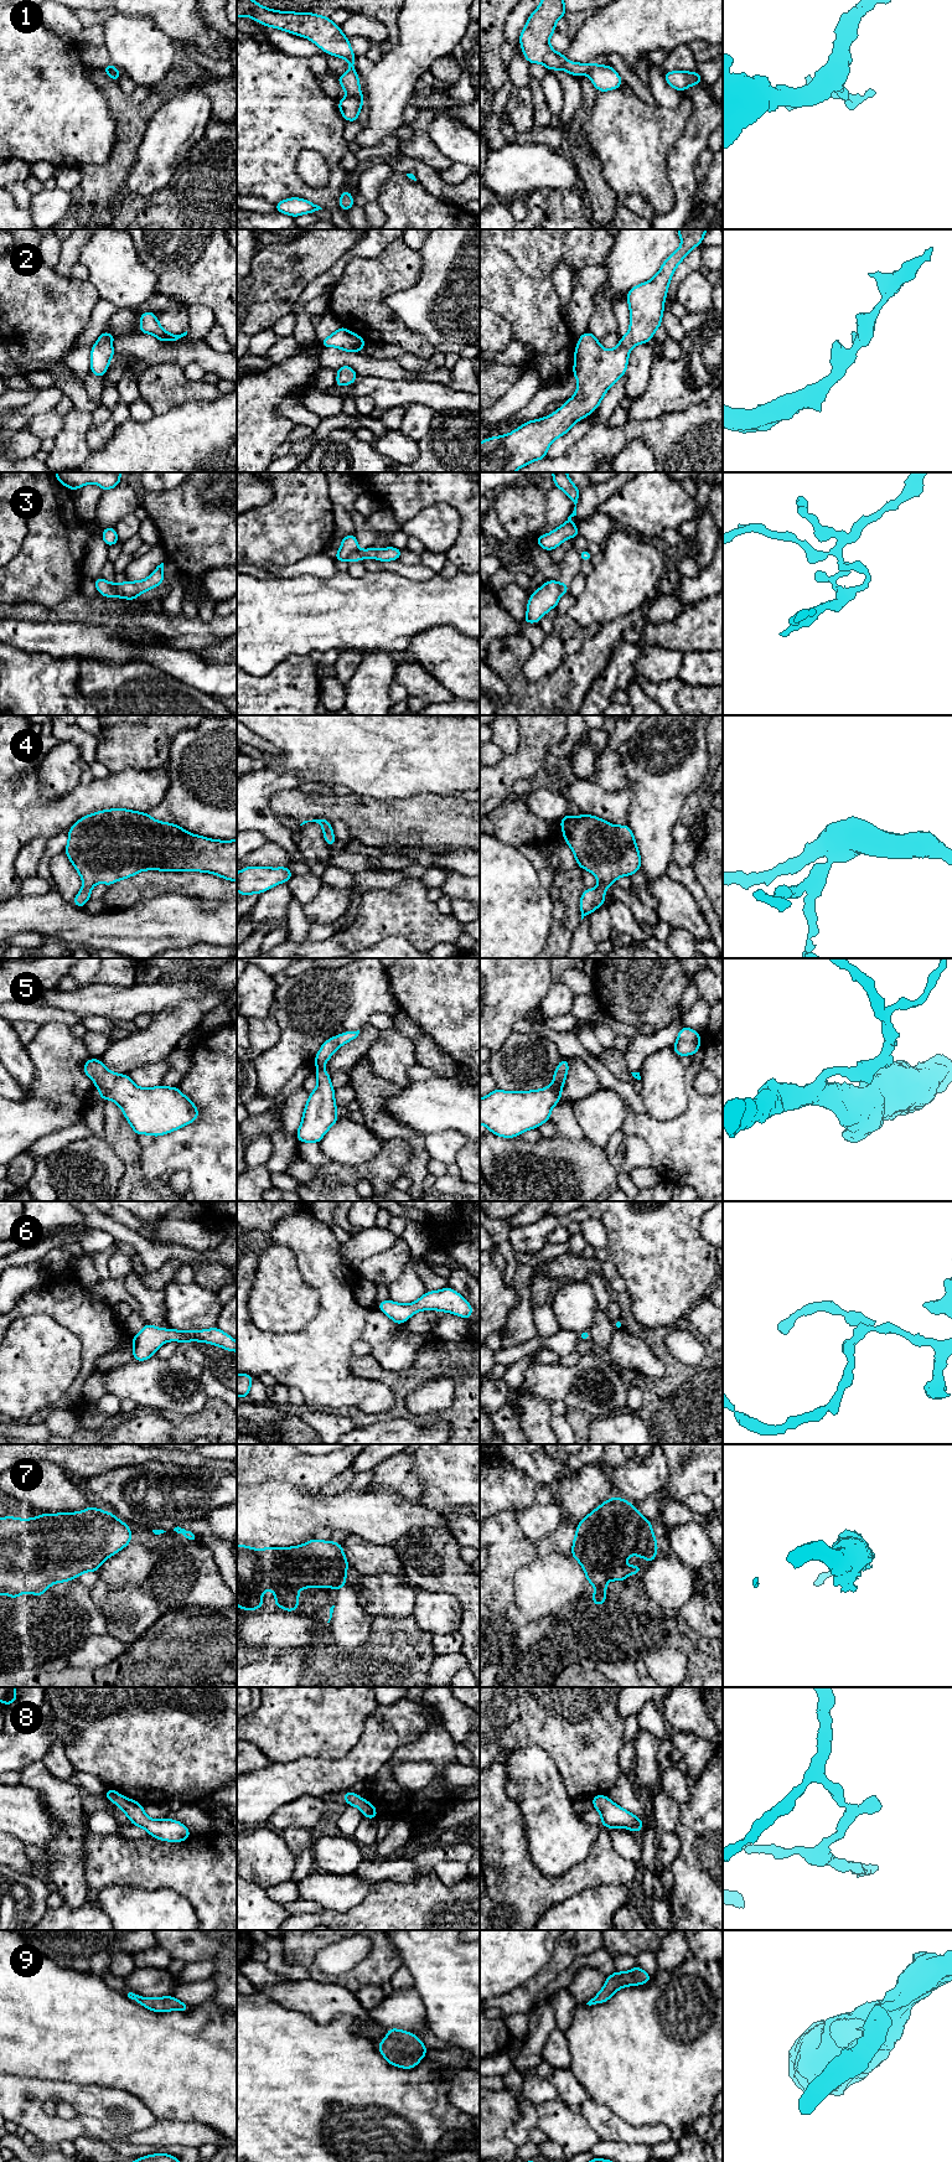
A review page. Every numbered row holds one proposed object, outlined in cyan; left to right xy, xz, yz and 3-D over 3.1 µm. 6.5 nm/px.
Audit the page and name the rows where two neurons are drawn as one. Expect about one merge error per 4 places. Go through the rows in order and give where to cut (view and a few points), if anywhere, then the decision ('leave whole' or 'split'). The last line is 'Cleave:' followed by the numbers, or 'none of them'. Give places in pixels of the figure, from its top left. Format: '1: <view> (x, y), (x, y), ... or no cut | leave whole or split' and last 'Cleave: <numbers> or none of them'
1: no cut | leave whole
2: no cut | leave whole
3: xy (110, 583), (119, 594), (136, 598) | split
4: no cut | leave whole
5: no cut | leave whole
6: no cut | leave whole
7: no cut | leave whole
8: no cut | leave whole
9: no cut | leave whole
Cleave: 3

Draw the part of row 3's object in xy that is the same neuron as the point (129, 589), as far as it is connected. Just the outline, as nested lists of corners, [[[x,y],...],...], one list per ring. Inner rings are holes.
[[[164,563],[157,565],[155,570],[144,580],[140,581],[130,581],[126,580],[125,583],[118,584],[112,583],[114,591],[119,595],[125,598],[138,598],[141,593],[148,590],[152,590],[154,588],[159,586],[164,581]]]

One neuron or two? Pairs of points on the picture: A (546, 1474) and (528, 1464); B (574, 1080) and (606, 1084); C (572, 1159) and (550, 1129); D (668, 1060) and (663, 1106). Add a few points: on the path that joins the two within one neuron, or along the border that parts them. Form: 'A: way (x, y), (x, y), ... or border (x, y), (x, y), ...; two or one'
A: way (542, 1470), (532, 1464); one
B: border (581, 1059), (594, 1071), (601, 1087); two
C: border (558, 1134), (541, 1137); two
D: way (663, 1071), (663, 1095); one

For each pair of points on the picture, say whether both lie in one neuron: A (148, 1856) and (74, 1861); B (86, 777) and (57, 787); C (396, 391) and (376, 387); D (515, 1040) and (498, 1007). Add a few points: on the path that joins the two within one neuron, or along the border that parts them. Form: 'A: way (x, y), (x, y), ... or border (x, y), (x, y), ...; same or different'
A: border (86, 1835), (84, 1878), (88, 1888); different
B: border (82, 760), (82, 774), (78, 784); different
C: way (391, 391), (381, 391); same
D: border (513, 1032), (501, 1046), (492, 1051); different

